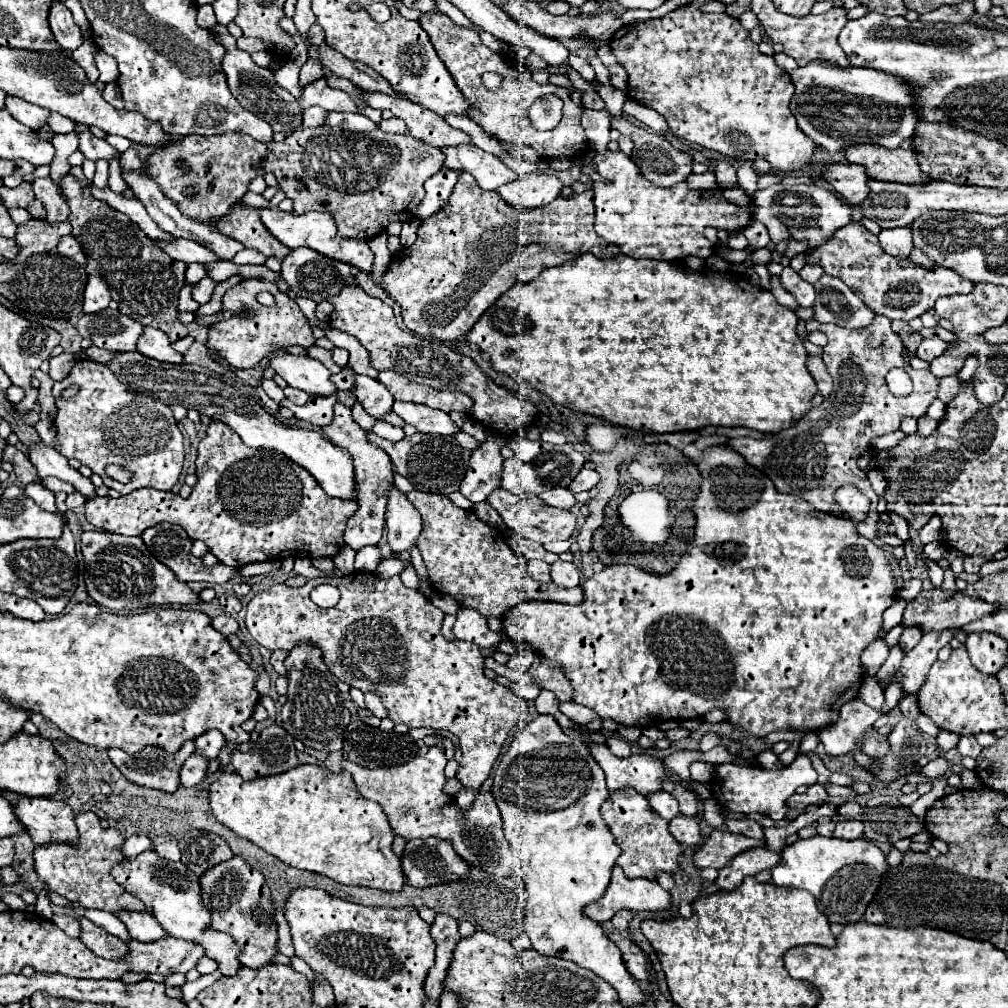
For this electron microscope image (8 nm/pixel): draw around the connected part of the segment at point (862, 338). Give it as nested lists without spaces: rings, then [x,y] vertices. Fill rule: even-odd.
[[[877,316],[877,322],[865,330],[849,330],[813,320],[807,322],[807,330],[819,330],[827,334],[829,344],[823,348],[823,362],[827,372],[833,376],[833,392],[823,400],[821,406],[815,408],[815,424],[807,414],[787,430],[779,430],[759,440],[733,438],[729,440],[729,446],[733,446],[733,450],[737,450],[751,466],[767,472],[777,490],[801,496],[819,512],[843,514],[833,494],[839,490],[839,486],[857,486],[873,502],[873,510],[869,510],[867,518],[857,524],[857,530],[861,536],[875,540],[879,520],[875,510],[877,494],[873,492],[867,474],[857,468],[857,456],[861,456],[863,450],[871,446],[871,438],[895,432],[903,416],[921,418],[929,404],[937,398],[939,380],[927,370],[913,370],[909,366],[909,362],[903,358],[905,346],[891,330],[891,320],[885,316]],[[891,368],[903,368],[909,372],[913,380],[911,394],[897,398],[889,392],[885,376]]]

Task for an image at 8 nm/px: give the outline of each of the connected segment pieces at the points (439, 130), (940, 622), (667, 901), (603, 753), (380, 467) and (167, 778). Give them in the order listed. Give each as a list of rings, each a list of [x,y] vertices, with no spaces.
[[[361,88],[361,96],[371,108],[377,108],[381,112],[391,110],[393,116],[401,118],[407,124],[409,134],[413,138],[421,138],[421,142],[429,146],[439,148],[439,146],[457,146],[471,142],[471,138],[465,132],[451,128],[443,118],[437,118],[437,114],[425,110],[423,106],[415,106],[413,102],[405,102],[403,98],[389,96],[383,92],[371,92],[363,88]]]
[[[957,592],[955,596],[939,604],[919,604],[917,600],[907,602],[903,612],[903,628],[917,626],[923,634],[941,632],[947,628],[961,628],[973,620],[983,618],[985,614],[995,612],[995,606],[981,602],[979,598],[969,598]]]
[[[613,866],[611,882],[603,894],[603,898],[585,906],[585,916],[595,922],[607,922],[613,918],[617,910],[633,910],[633,912],[657,912],[667,910],[671,906],[671,894],[665,892],[653,880],[629,880],[621,866]]]
[[[567,728],[563,732],[589,746],[591,756],[605,772],[609,792],[621,790],[625,786],[635,788],[639,794],[651,794],[661,790],[661,778],[665,774],[665,766],[661,760],[647,754],[631,754],[629,758],[617,758],[605,744],[595,744],[577,730]]]
[[[343,404],[335,406],[335,418],[329,426],[323,428],[323,432],[329,436],[329,440],[341,448],[345,448],[355,462],[355,480],[357,480],[357,504],[359,510],[349,518],[347,530],[345,530],[345,546],[353,550],[361,550],[365,546],[377,546],[381,536],[383,536],[383,526],[385,526],[385,506],[387,506],[387,494],[389,494],[389,484],[393,482],[393,464],[391,458],[381,450],[379,446],[373,446],[367,438],[367,432],[361,430],[353,420],[351,420],[351,410]]]
[[[191,740],[185,742],[177,754],[165,754],[165,750],[153,746],[147,746],[137,754],[125,754],[117,748],[107,750],[109,760],[129,782],[161,792],[175,792],[179,788],[179,770],[193,752],[195,742]]]

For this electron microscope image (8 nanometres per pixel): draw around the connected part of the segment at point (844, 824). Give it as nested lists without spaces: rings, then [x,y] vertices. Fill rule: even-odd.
[[[841,820],[837,822],[833,836],[843,838],[843,840],[863,838],[863,822],[861,820]]]

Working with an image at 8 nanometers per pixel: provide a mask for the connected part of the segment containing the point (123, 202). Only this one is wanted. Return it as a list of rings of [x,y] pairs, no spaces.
[[[97,186],[91,188],[91,194],[93,194],[97,200],[107,202],[111,208],[127,214],[149,238],[173,238],[171,234],[163,232],[163,230],[151,220],[151,216],[147,214],[145,206],[143,206],[139,200],[135,200],[135,198],[123,198],[123,194],[117,194],[117,192],[109,190],[109,188],[97,188]]]

